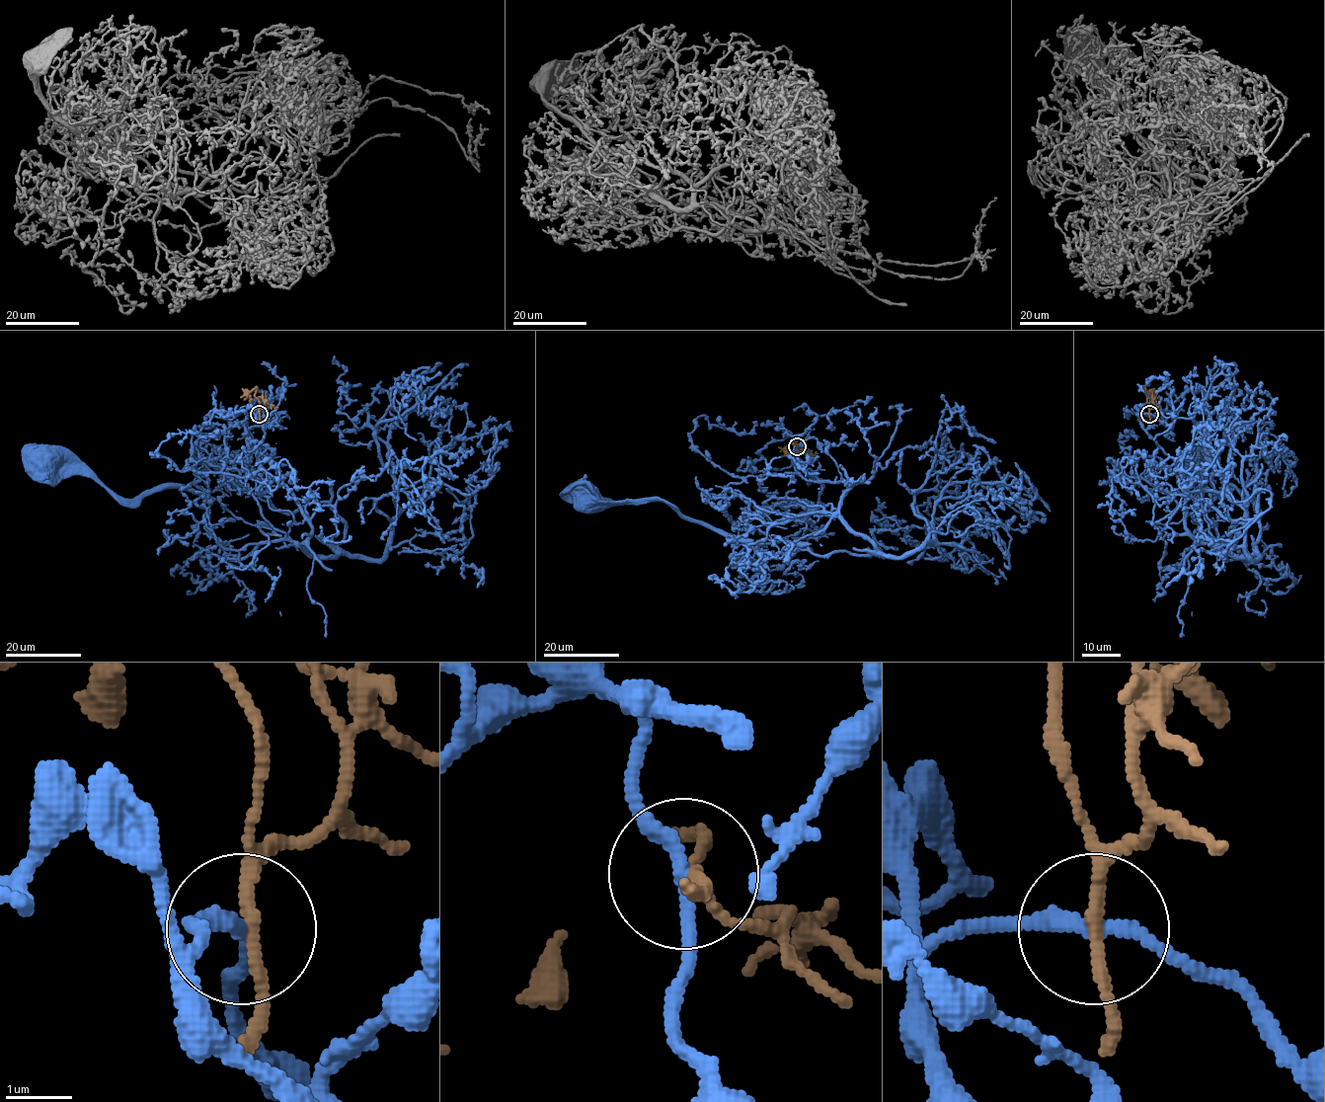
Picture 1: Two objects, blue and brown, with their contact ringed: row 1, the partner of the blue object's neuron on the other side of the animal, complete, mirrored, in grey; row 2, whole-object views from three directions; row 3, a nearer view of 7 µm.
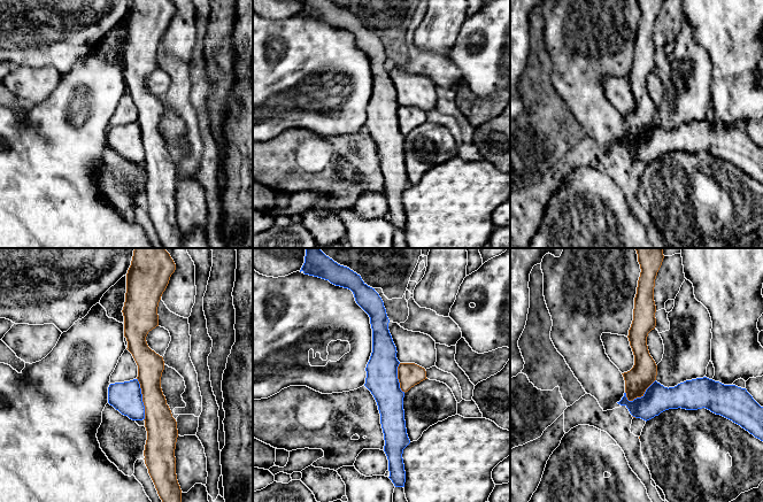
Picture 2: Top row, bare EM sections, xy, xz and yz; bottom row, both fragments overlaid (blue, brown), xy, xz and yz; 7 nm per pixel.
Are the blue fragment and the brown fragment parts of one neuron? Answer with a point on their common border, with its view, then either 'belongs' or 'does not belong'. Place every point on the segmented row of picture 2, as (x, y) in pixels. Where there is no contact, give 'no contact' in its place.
contact xy (141, 399); does not belong

